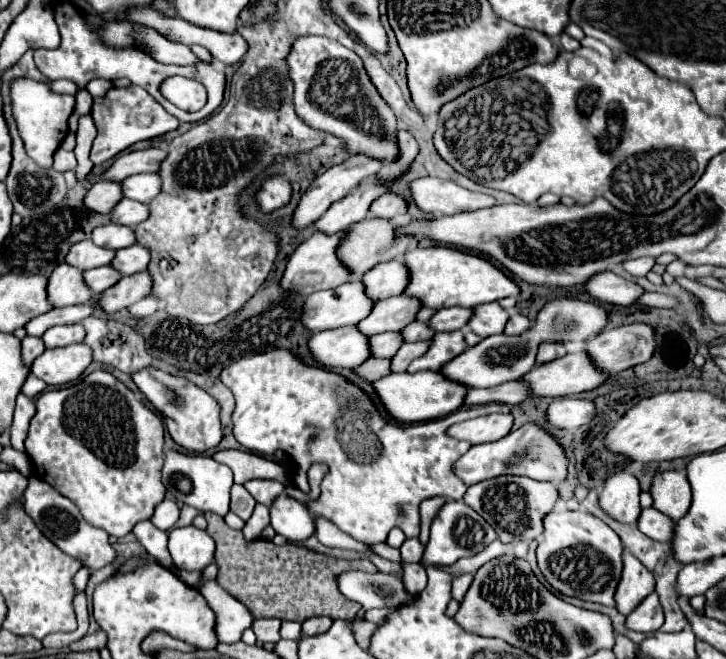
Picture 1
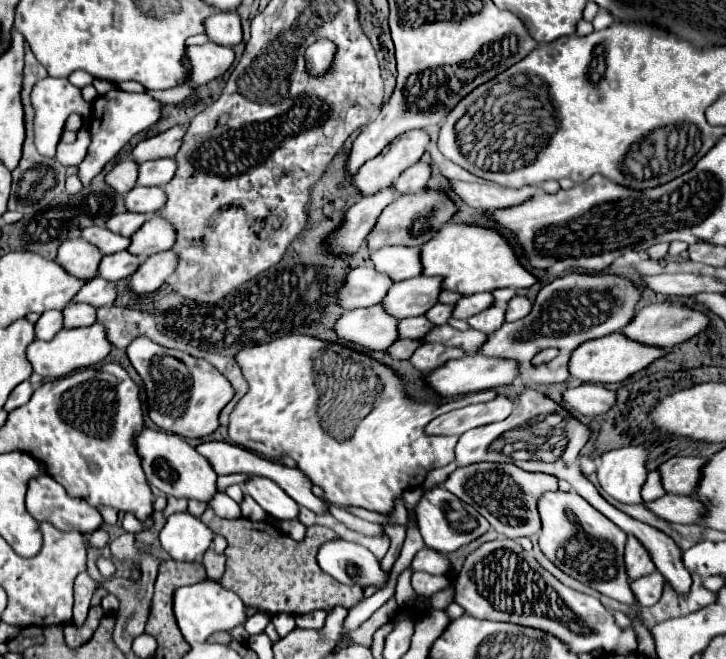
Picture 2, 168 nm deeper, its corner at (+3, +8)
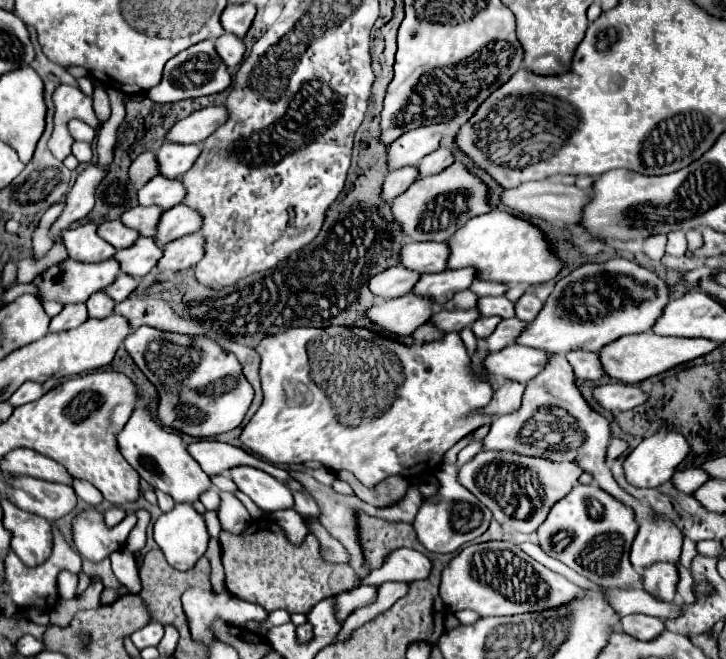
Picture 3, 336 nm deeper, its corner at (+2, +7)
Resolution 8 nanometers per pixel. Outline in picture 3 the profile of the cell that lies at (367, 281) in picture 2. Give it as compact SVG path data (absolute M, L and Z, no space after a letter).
M395 266L395 268L389 268L387 272L373 276L369 282L369 288L375 296L399 298L409 294L413 290L413 284L417 284L419 278L421 278L419 272L413 272L403 266Z

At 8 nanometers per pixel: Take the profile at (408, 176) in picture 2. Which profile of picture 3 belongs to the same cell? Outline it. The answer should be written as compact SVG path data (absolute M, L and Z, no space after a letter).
M441 146L439 150L435 150L433 154L425 156L425 158L419 162L419 172L421 172L421 176L431 176L431 174L437 174L437 172L441 172L443 168L451 166L453 162L455 162L453 150Z

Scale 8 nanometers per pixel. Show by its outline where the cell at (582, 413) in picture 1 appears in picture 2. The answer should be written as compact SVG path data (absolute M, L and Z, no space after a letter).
M580 385L564 393L564 405L578 415L602 415L616 401L616 393L604 385Z

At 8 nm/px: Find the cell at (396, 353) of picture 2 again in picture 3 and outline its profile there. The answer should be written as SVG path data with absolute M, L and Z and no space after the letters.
M423 324L421 328L417 328L415 332L413 332L413 338L415 338L415 342L431 342L431 340L439 340L439 338L443 338L445 334L441 332L441 330L437 330L437 326L433 326L433 324Z

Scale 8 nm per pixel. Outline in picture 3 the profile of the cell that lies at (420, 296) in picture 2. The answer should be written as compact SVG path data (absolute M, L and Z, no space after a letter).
M459 268L459 270L437 272L437 274L423 274L421 280L415 284L413 292L419 296L433 298L439 306L443 306L457 292L467 290L475 278L477 278L475 268Z

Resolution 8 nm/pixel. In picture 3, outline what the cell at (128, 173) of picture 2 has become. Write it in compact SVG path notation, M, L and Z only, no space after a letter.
M143 152L135 158L135 162L131 164L129 176L131 180L137 184L137 188L141 188L143 184L147 184L153 176L157 176L157 154L155 152Z

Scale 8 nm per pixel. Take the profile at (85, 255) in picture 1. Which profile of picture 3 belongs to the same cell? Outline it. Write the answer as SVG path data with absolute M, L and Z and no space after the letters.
M111 220L111 222L103 222L99 226L99 236L105 238L109 244L113 244L117 250L123 250L137 242L139 232L133 228L125 228L125 224L121 224L121 220Z

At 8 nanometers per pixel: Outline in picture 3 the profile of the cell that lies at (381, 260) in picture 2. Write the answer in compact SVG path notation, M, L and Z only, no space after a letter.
M411 242L401 250L401 264L421 274L443 272L447 268L447 258L447 242Z

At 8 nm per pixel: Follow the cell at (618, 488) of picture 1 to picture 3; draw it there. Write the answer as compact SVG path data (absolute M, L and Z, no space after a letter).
M665 430L665 432L657 432L653 436L647 436L627 458L625 458L625 474L627 480L633 486L639 488L657 488L665 482L671 480L671 476L677 472L677 466L689 456L691 446L685 440L685 436L681 432L675 430Z

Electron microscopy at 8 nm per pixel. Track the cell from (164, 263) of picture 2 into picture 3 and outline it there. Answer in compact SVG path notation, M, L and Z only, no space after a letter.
M195 232L167 244L165 254L157 266L173 272L187 270L193 268L201 260L201 256L205 256L205 238L199 232Z

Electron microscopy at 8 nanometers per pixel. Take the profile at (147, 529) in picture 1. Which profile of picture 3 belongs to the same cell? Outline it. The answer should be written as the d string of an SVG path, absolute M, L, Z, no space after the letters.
M83 510L71 522L73 546L83 558L91 562L101 562L111 552L121 550L125 546L125 540L135 526L135 520L135 514L127 514L117 526L107 528L105 522L101 522L99 510Z

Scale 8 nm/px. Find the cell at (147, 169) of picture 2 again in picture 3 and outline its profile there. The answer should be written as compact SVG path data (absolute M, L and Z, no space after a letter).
M165 142L161 150L157 152L159 170L167 178L179 178L183 172L189 170L189 166L195 164L197 154L201 154L199 144L171 144Z

